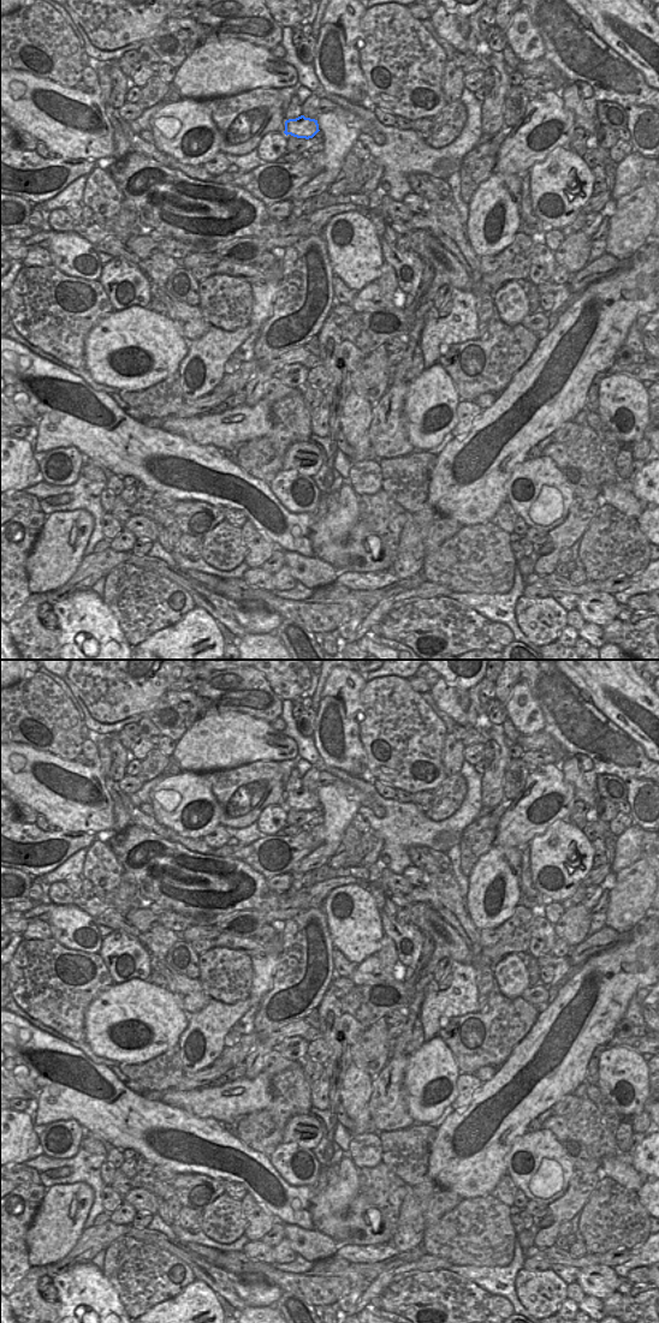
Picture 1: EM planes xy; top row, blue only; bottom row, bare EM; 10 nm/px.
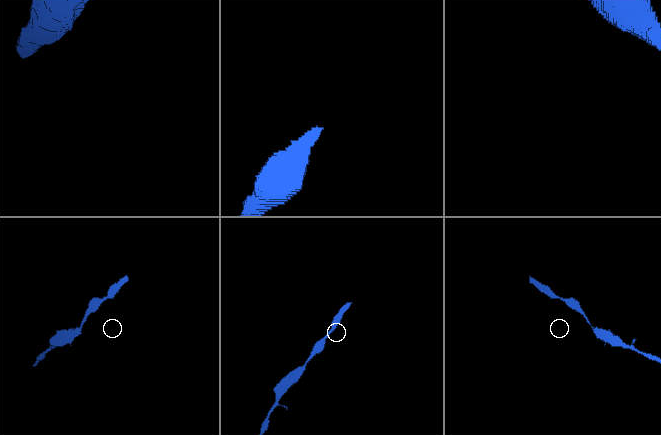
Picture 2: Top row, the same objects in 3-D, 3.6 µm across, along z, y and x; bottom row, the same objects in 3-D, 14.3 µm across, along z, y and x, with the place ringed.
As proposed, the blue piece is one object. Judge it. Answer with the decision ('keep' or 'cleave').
keep

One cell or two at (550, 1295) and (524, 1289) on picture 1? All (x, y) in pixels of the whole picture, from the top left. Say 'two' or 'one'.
one

